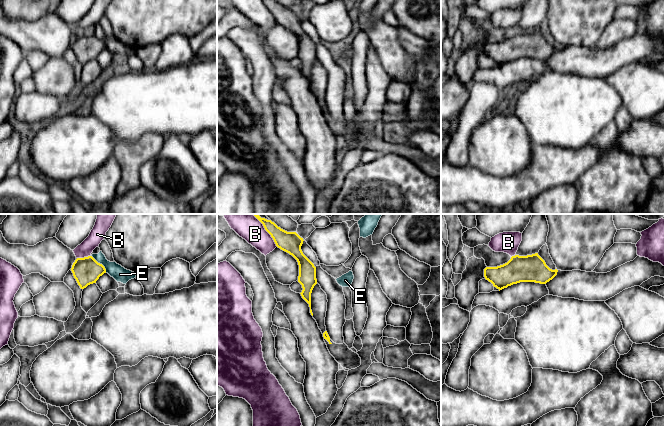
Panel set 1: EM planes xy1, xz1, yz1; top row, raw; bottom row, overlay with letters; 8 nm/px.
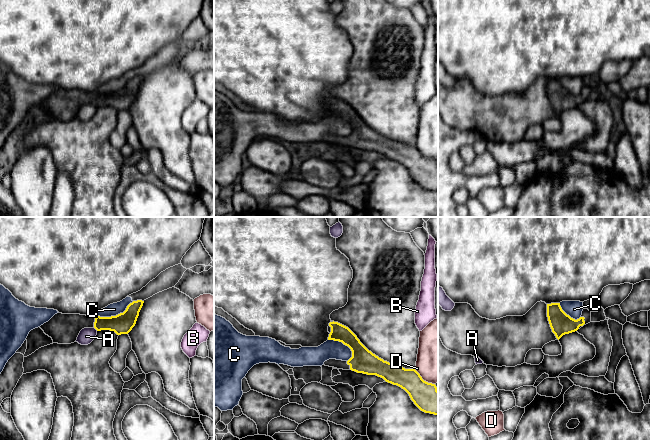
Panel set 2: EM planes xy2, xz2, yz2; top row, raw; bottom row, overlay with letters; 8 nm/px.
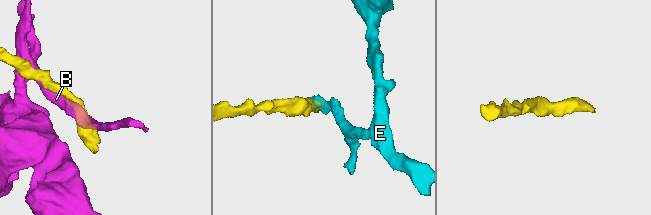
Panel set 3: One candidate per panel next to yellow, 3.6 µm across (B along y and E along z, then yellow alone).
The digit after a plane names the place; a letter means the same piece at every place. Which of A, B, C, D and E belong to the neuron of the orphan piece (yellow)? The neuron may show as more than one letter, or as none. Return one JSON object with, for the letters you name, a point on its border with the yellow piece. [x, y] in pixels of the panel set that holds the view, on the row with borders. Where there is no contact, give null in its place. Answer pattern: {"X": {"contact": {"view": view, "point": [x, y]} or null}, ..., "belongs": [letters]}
{"belongs": []}

